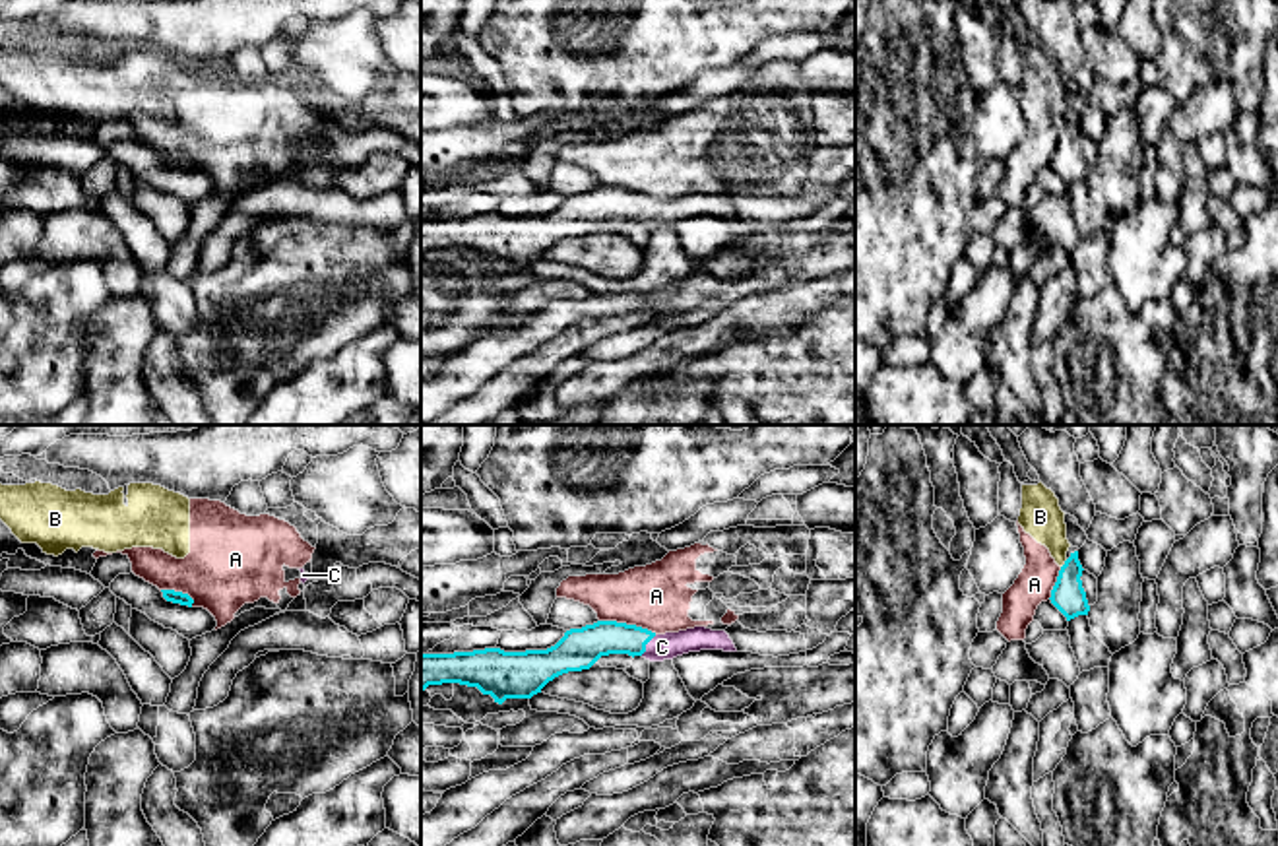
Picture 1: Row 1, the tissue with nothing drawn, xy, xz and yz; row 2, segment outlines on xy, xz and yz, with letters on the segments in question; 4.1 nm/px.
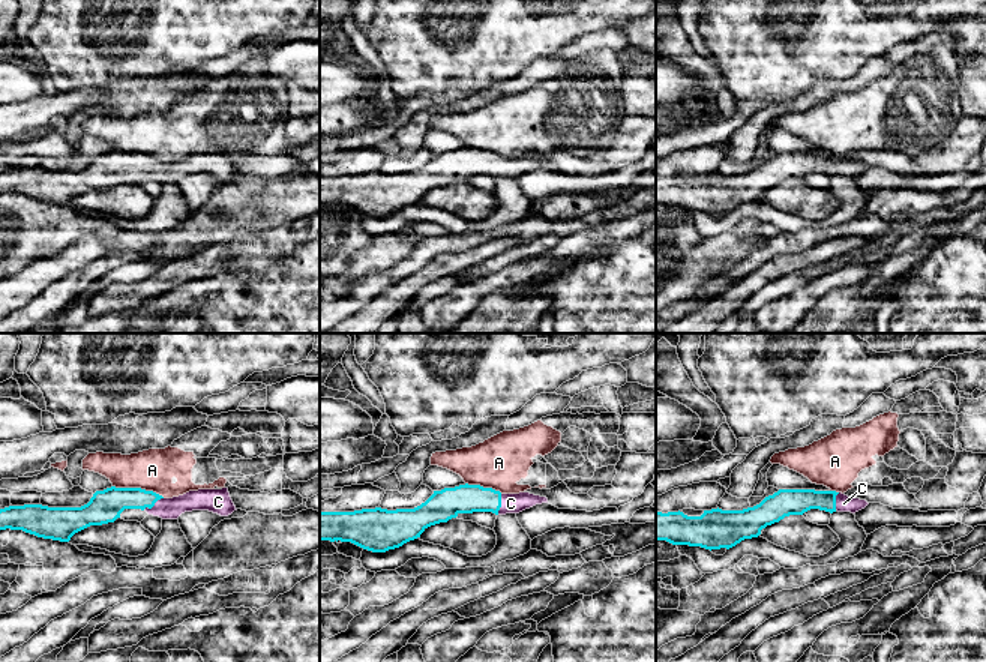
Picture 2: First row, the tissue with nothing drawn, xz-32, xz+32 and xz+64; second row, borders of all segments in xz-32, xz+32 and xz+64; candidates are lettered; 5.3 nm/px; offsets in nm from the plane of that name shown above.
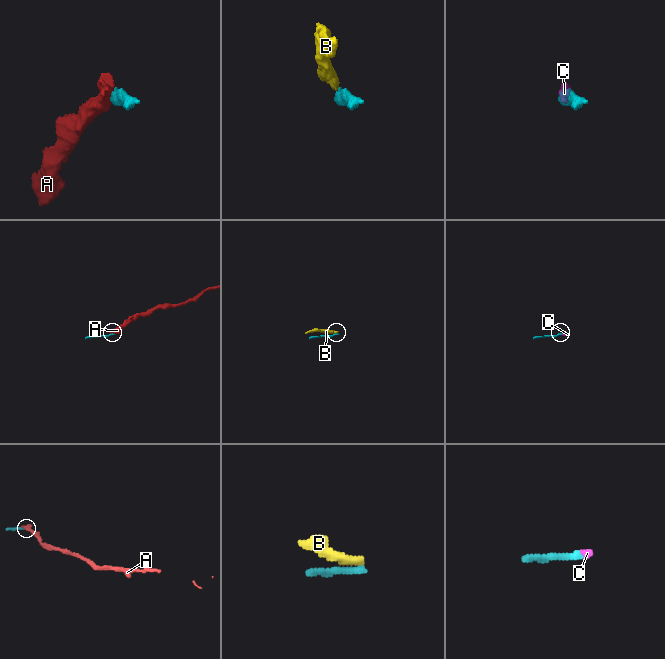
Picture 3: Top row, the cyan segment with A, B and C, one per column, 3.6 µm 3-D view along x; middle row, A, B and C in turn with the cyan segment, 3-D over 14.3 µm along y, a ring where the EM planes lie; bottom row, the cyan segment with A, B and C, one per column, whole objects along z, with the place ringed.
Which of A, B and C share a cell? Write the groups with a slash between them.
A B / C

